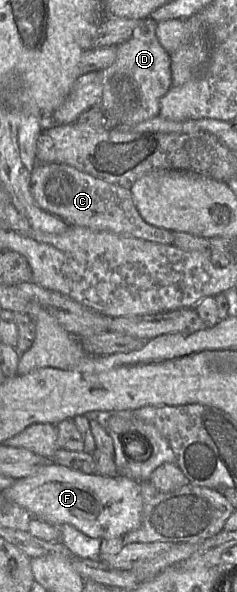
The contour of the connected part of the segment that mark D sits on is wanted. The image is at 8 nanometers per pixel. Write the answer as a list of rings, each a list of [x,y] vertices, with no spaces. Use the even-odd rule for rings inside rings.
[[[151,17],[140,20],[131,38],[116,46],[116,58],[113,64],[103,70],[103,95],[98,107],[106,115],[115,117],[120,126],[135,125],[158,116],[160,101],[172,86],[170,56],[155,35],[156,25]]]

